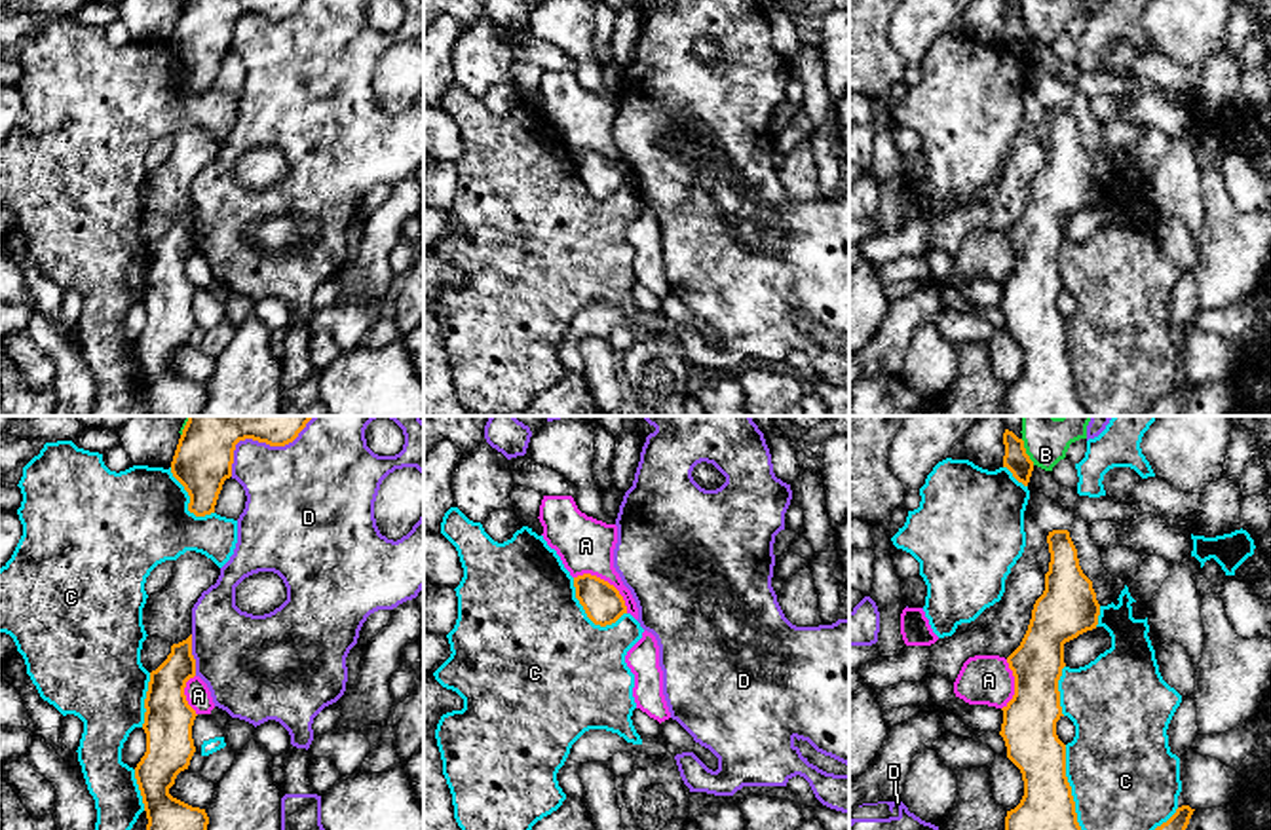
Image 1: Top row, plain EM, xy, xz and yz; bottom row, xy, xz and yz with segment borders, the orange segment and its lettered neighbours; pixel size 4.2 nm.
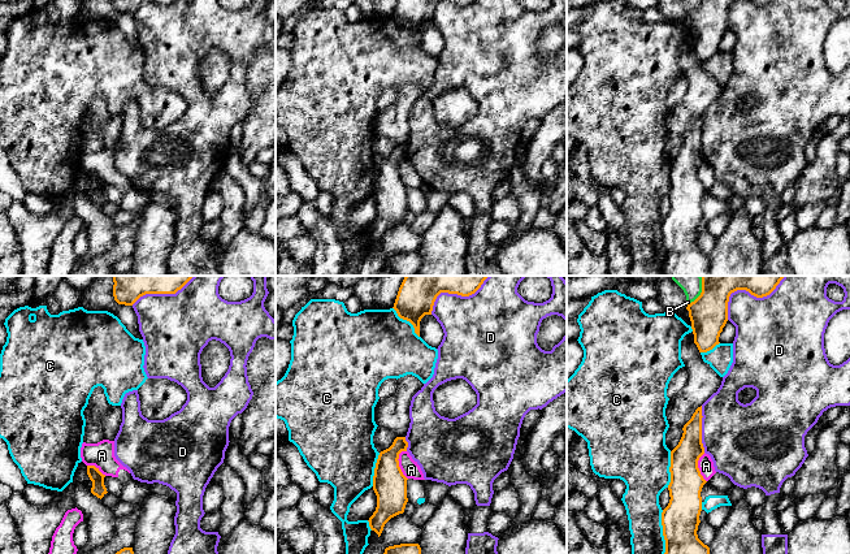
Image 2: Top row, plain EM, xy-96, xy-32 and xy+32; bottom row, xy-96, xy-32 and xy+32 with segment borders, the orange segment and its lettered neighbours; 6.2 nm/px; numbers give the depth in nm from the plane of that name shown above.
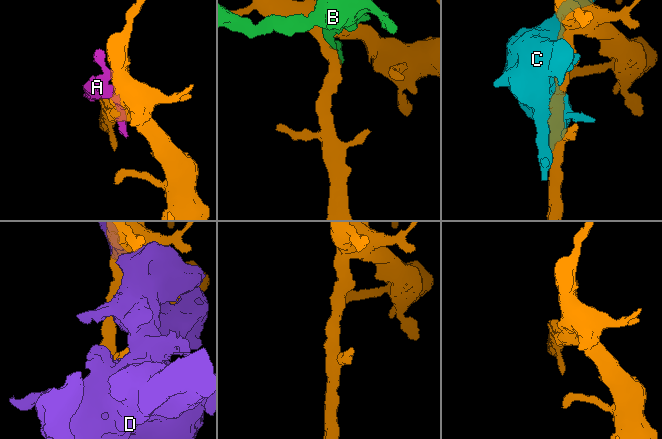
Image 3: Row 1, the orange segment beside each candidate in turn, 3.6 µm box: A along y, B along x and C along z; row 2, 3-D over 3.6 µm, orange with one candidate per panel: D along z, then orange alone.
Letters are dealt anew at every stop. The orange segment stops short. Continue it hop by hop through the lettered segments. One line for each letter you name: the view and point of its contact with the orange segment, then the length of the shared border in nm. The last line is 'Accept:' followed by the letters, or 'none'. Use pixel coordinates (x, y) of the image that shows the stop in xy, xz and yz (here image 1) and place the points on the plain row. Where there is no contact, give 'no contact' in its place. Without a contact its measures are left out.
Accept: none

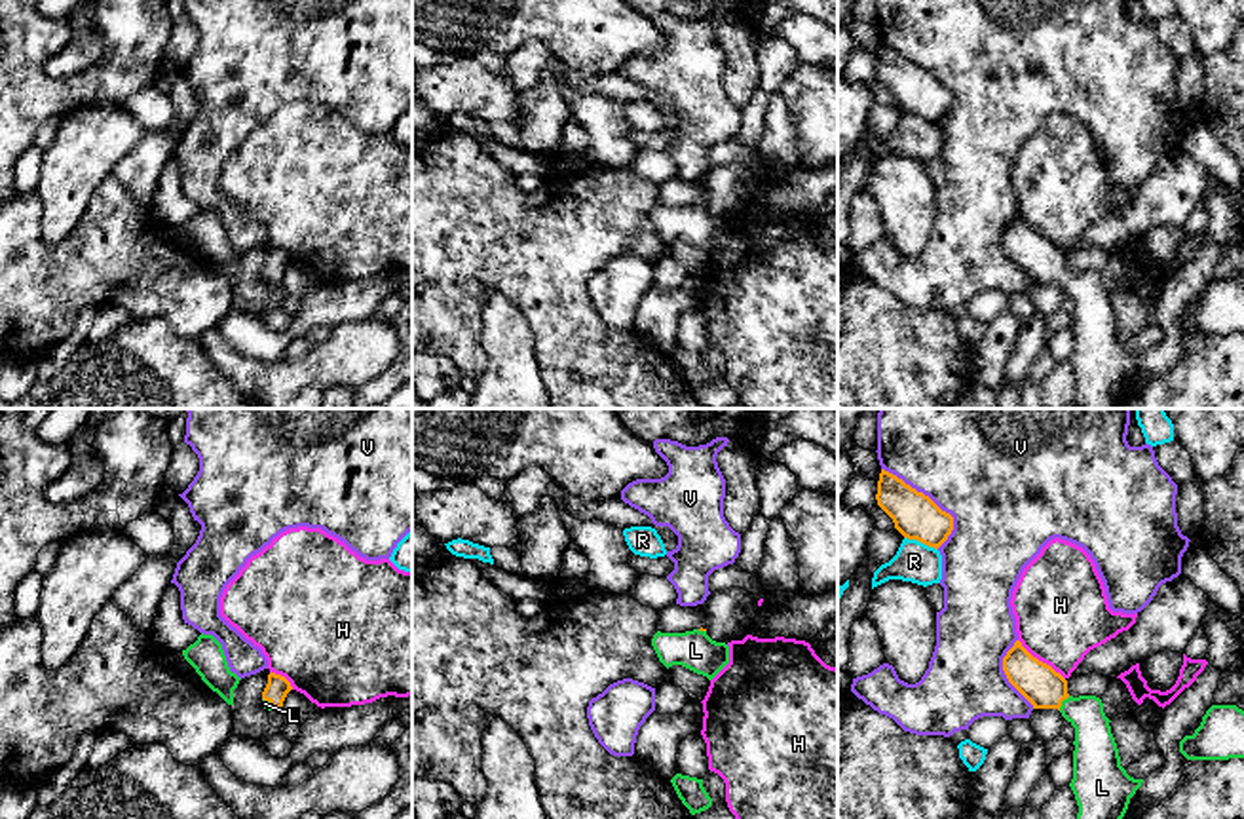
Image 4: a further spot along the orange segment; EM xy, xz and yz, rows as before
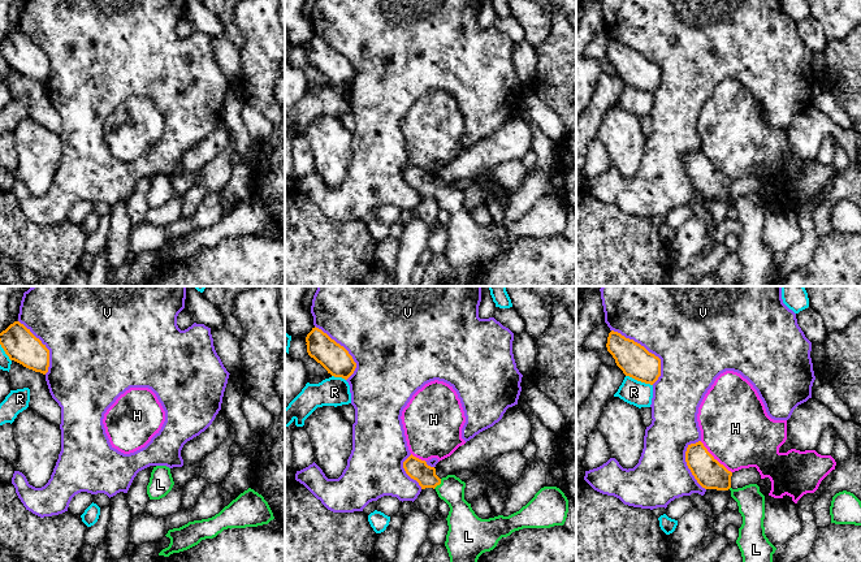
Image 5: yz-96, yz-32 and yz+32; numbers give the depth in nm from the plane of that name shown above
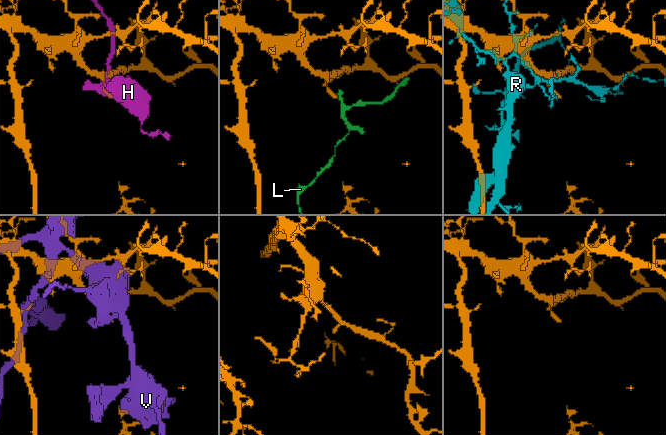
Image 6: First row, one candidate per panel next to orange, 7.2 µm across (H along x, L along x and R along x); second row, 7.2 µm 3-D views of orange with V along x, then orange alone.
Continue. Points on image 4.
L: contact yz (1062, 274); length 80 nm
Accept: L

